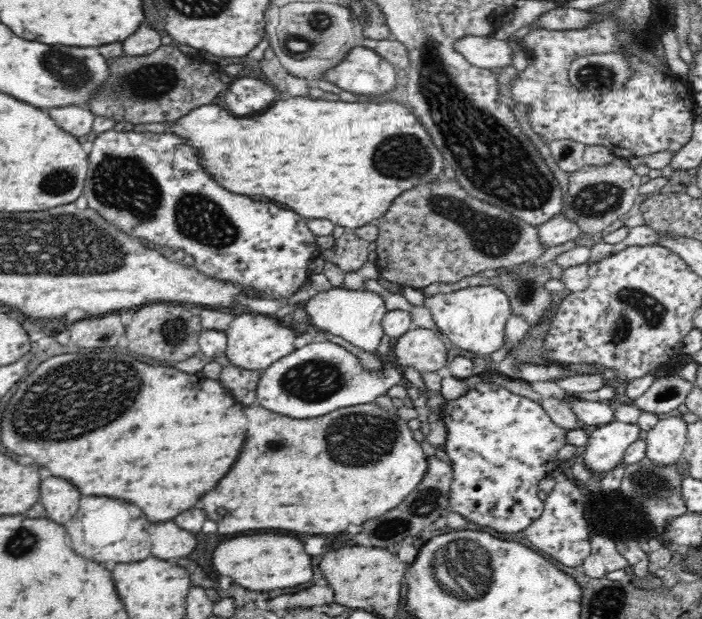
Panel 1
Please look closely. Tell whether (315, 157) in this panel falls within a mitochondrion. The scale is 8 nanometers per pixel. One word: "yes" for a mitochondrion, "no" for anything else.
no

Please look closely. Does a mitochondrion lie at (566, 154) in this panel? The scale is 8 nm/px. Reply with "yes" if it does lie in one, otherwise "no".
yes

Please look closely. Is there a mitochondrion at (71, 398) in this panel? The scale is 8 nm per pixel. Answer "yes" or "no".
yes

